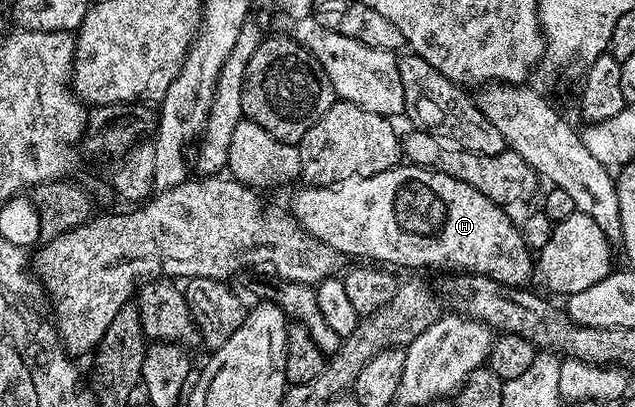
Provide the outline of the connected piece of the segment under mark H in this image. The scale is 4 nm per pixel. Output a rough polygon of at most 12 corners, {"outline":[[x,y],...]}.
{"outline":[[430,167],[300,188],[340,256],[534,276],[508,212]]}

